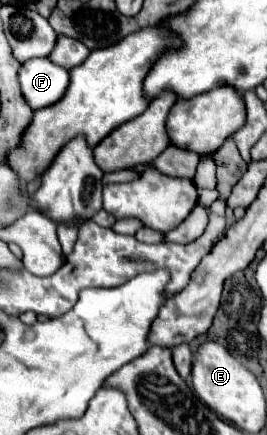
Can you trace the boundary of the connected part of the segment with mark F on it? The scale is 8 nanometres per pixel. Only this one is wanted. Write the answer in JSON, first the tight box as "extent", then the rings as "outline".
{"extent":[21,58,69,110],"outline":[[[31,58],[21,64],[21,94],[33,110],[55,104],[69,84],[69,72],[49,58]]]}

